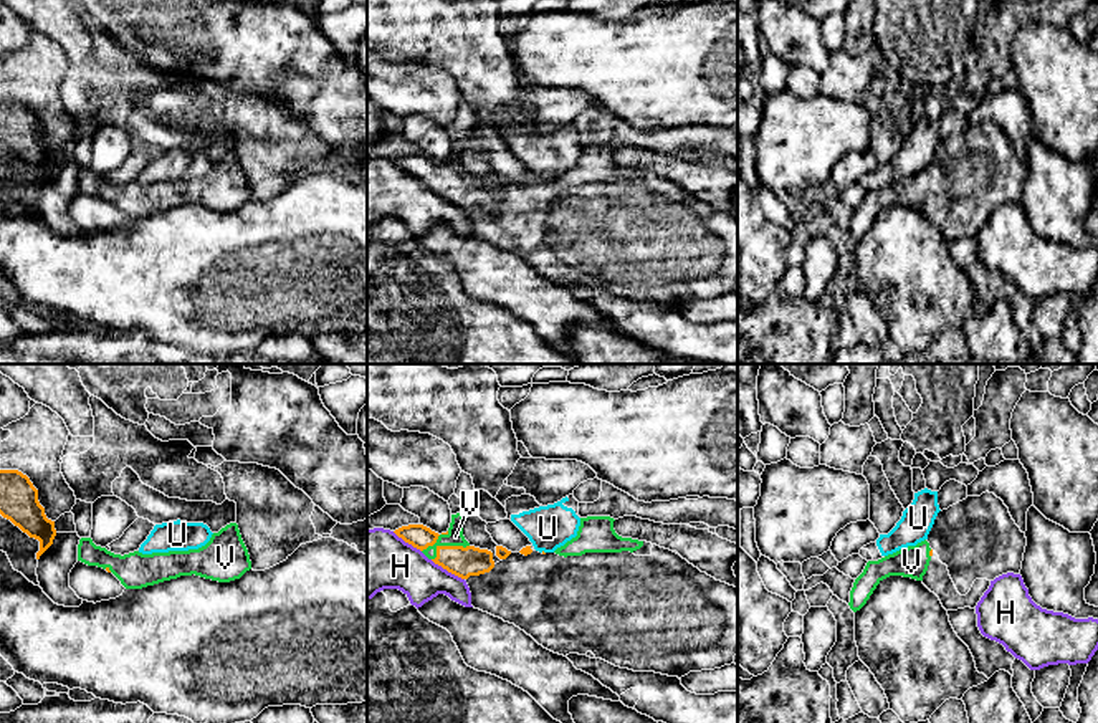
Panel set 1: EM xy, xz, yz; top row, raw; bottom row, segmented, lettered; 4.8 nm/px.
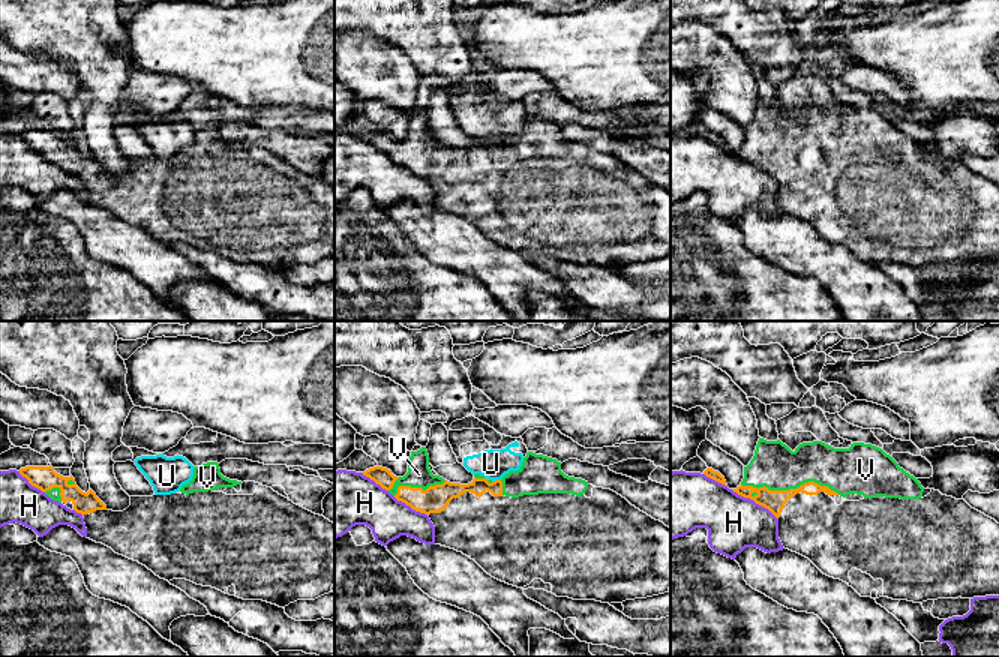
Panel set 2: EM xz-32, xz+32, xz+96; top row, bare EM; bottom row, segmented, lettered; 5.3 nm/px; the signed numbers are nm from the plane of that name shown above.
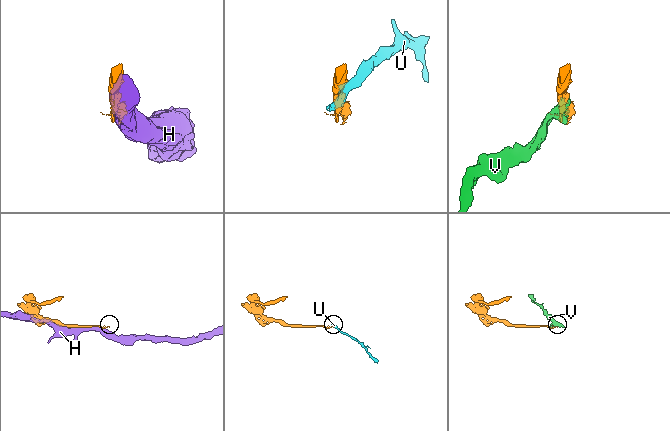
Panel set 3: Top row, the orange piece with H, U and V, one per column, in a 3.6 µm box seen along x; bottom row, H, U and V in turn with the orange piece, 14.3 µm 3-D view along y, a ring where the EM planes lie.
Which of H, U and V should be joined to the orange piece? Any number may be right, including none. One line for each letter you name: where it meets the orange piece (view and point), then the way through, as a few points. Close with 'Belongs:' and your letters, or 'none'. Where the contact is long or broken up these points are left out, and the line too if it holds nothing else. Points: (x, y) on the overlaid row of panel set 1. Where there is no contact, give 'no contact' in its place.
V: contact xz (445, 546)
Belongs: V

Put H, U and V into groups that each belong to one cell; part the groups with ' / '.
H / U / V

